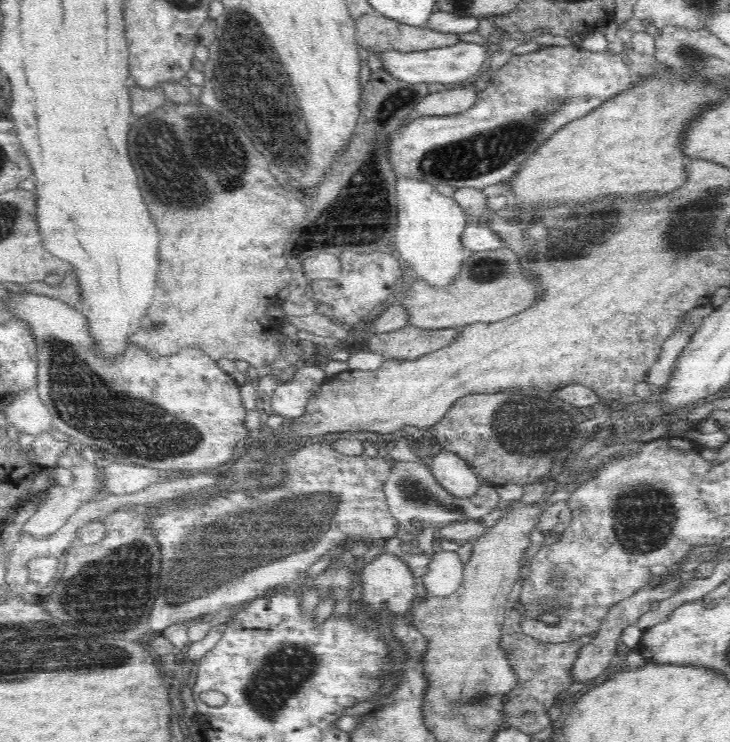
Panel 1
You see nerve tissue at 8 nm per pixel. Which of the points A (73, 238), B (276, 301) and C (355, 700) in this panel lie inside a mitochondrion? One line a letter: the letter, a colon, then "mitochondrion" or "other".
A: other
B: other
C: other

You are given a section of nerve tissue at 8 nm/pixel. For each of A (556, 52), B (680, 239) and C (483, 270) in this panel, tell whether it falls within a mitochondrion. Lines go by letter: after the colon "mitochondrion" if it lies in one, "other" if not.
A: other
B: mitochondrion
C: mitochondrion

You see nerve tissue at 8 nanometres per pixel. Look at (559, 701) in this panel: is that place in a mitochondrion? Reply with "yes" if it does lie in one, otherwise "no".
no

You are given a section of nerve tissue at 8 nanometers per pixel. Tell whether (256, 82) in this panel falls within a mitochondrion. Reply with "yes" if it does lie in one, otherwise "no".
yes

